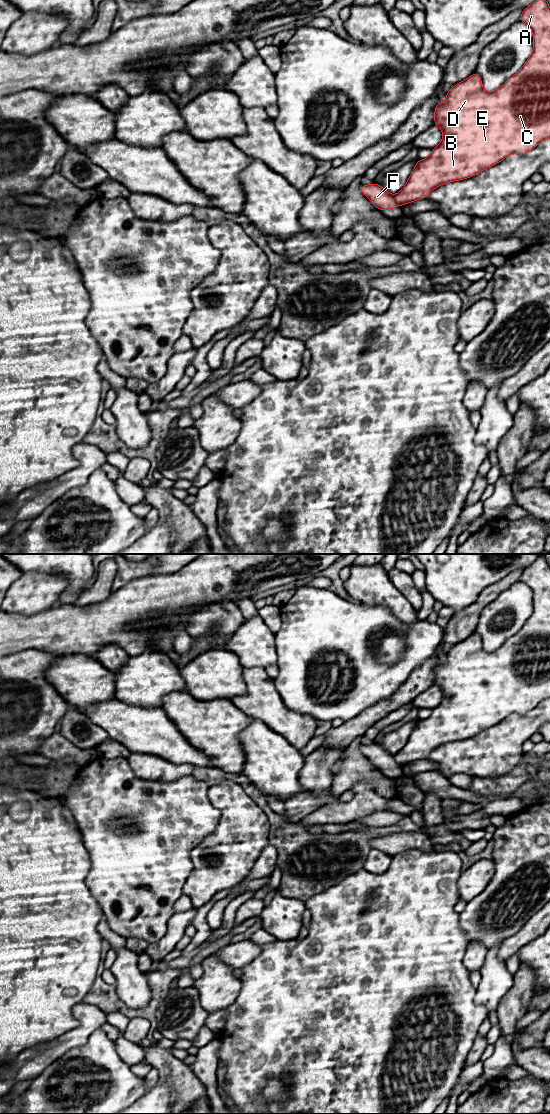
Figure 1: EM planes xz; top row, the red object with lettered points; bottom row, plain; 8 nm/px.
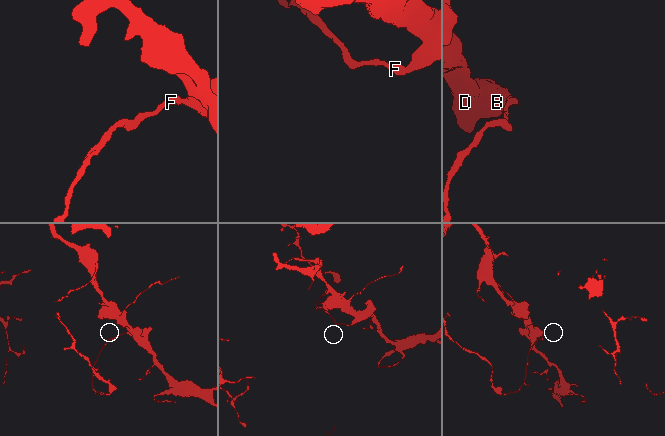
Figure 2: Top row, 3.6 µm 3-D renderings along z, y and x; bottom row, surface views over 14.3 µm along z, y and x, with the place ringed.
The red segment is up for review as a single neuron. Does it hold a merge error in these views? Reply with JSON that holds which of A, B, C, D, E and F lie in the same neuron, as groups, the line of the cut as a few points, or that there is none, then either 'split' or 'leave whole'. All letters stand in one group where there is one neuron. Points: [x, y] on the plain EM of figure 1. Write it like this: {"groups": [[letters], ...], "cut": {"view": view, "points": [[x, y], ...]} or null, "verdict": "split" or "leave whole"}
{"groups": [["A", "B", "C", "D", "E"], ["F"]], "cut": {"view": "xz", "points": [[393, 756], [399, 764]]}, "verdict": "split"}

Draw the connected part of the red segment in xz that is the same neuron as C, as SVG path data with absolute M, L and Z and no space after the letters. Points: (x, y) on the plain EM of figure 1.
M538 556L522 570L519 581L533 592L533 611L523 627L497 650L487 652L476 632L455 644L446 661L438 661L434 685L441 688L441 703L424 720L417 720L403 749L394 758L401 766L425 759L436 747L465 740L496 725L511 714L526 714L550 698L550 566Z

